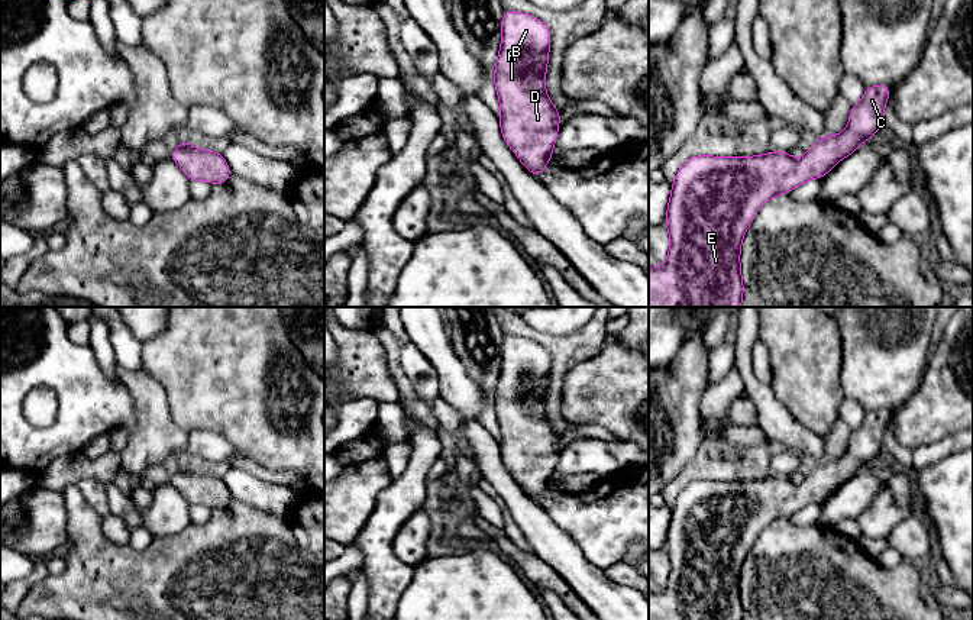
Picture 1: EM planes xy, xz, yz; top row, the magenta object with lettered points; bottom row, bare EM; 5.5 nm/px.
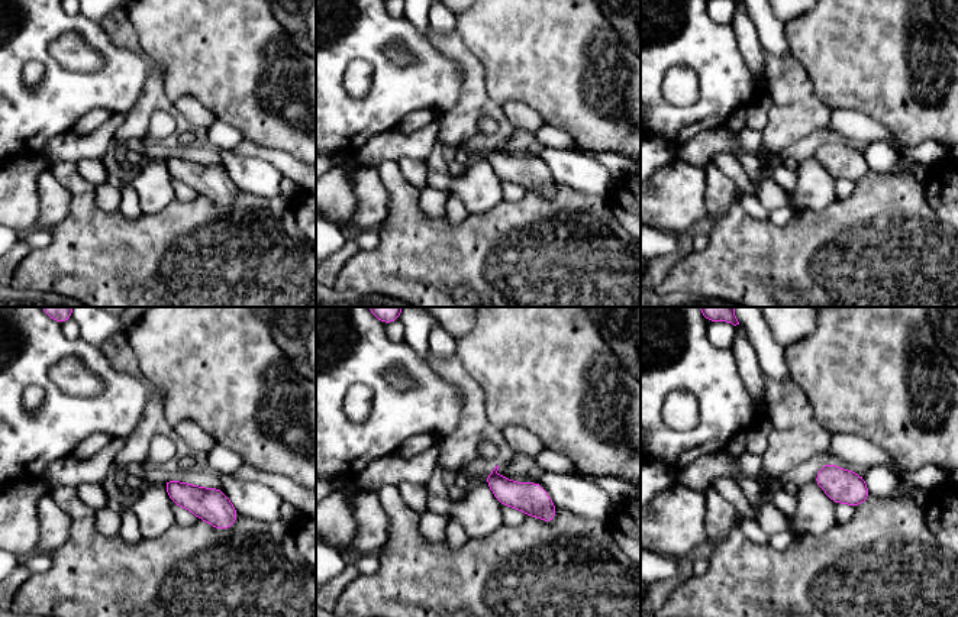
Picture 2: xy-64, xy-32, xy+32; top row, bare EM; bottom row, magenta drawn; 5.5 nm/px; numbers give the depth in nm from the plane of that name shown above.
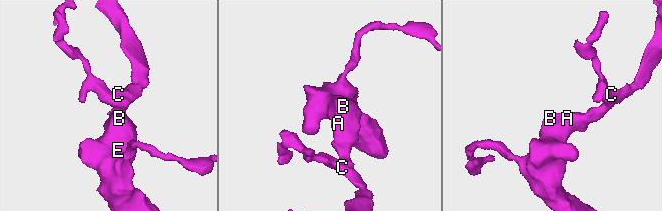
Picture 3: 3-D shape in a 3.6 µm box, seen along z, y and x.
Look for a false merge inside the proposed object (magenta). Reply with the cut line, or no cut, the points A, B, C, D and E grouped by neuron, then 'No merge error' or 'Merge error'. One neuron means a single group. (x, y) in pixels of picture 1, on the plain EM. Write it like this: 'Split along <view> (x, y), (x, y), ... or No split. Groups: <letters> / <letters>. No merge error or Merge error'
No split. Groups: A B C D E. No merge error

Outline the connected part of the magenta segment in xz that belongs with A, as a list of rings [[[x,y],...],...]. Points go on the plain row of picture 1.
[[[504,335],[501,353],[494,397],[501,459],[524,491],[540,503],[560,452],[560,435],[546,419],[550,352],[528,338]]]

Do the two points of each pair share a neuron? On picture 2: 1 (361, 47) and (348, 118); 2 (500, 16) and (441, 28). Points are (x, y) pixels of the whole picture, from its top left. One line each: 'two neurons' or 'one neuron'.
1: one neuron
2: two neurons

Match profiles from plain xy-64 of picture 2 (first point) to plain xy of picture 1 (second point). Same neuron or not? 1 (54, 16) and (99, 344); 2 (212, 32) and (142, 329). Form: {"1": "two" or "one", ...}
{"1": "two", "2": "two"}

